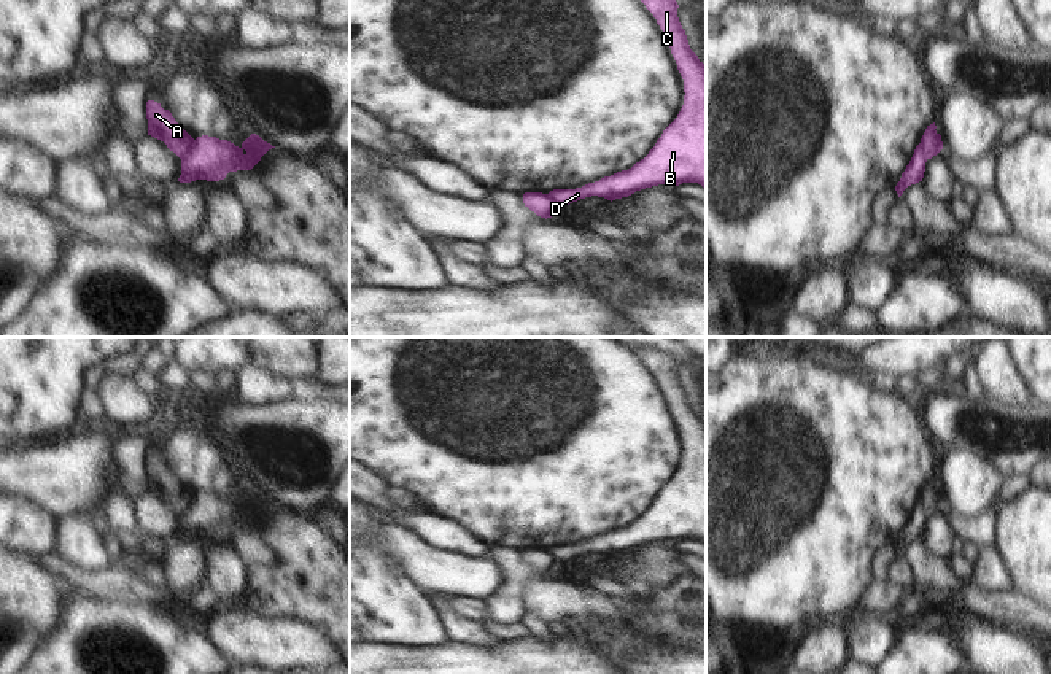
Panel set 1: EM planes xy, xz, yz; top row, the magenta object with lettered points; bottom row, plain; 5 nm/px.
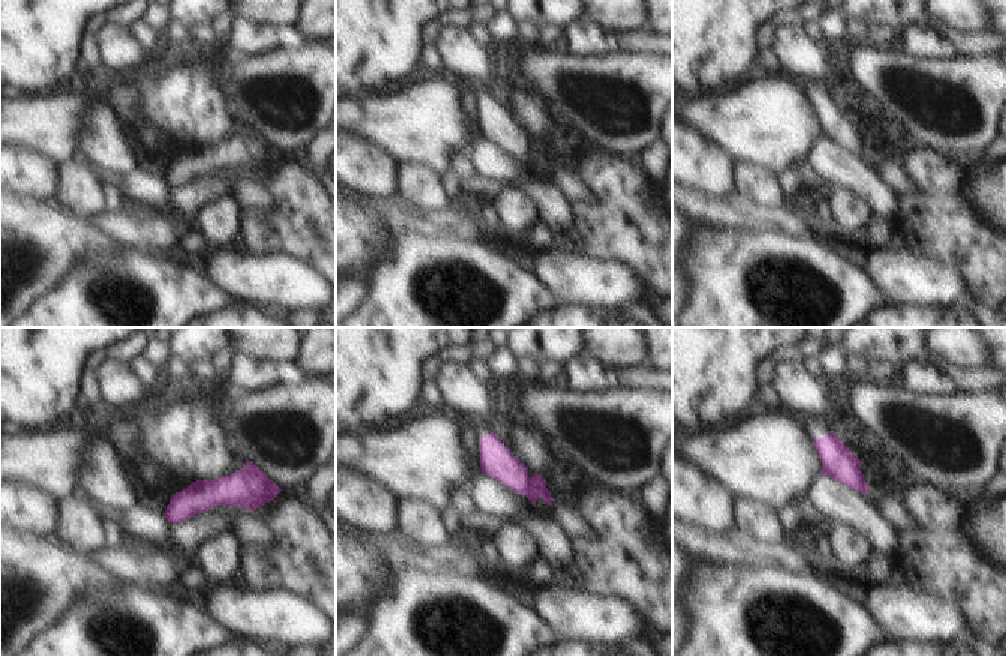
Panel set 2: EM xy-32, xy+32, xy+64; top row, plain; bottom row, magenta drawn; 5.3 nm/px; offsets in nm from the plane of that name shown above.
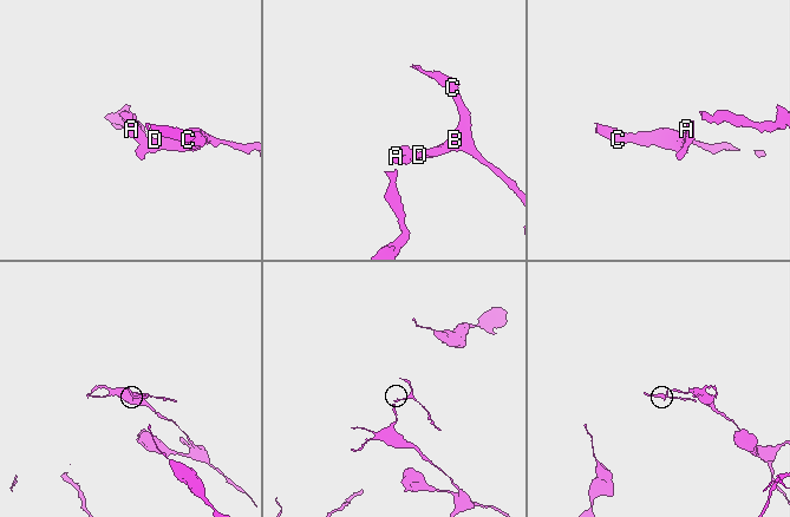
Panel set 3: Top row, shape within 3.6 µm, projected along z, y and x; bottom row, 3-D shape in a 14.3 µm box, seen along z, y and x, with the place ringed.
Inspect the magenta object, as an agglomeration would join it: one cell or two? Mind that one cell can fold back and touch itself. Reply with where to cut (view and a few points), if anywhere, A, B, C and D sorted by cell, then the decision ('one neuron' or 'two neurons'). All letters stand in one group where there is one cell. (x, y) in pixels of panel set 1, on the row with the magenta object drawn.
cut xy (194, 140), (193, 148), (182, 159); groups A / B C D; two neurons

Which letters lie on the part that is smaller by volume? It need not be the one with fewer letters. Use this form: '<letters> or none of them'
B, C, D

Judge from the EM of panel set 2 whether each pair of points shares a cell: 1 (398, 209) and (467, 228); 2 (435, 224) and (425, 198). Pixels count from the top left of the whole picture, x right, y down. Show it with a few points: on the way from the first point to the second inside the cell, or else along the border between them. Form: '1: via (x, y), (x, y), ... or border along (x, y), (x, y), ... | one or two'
1: via (414, 219), (450, 222) | one
2: border along (398, 194), (422, 209), (449, 207) | two

